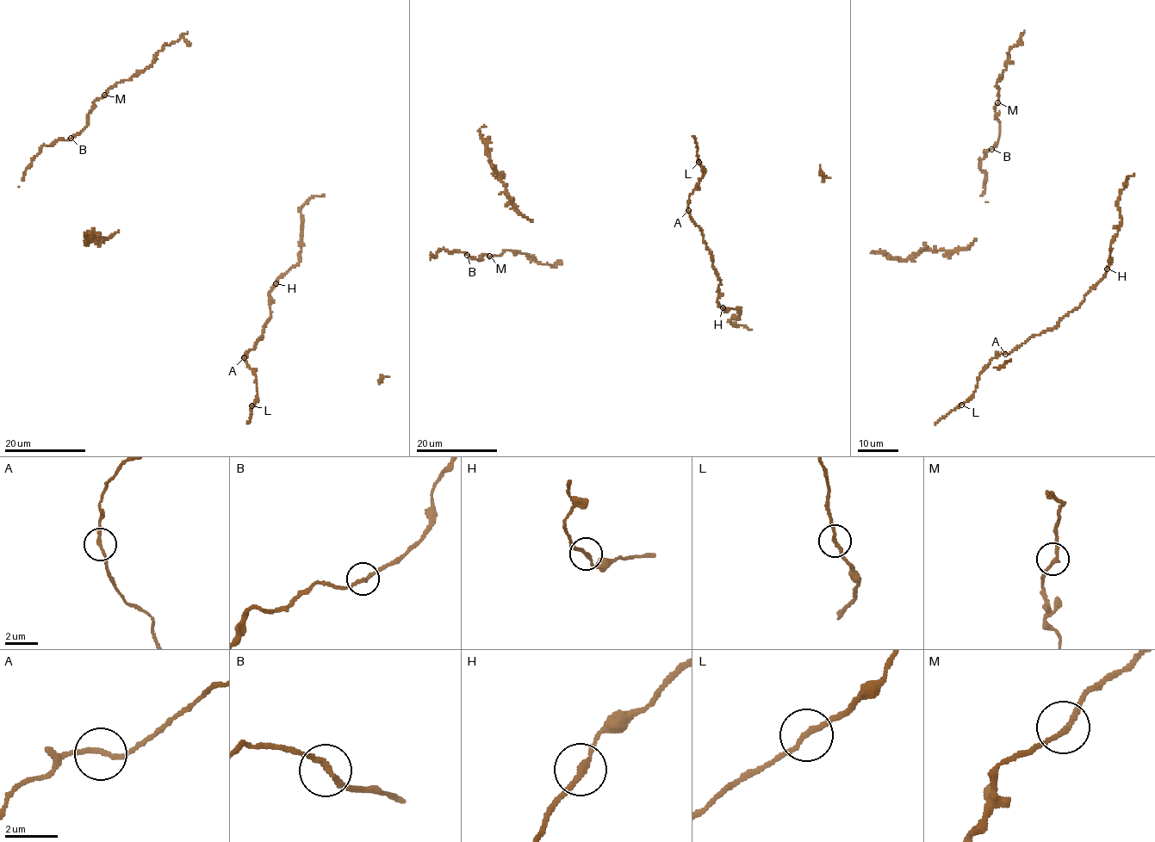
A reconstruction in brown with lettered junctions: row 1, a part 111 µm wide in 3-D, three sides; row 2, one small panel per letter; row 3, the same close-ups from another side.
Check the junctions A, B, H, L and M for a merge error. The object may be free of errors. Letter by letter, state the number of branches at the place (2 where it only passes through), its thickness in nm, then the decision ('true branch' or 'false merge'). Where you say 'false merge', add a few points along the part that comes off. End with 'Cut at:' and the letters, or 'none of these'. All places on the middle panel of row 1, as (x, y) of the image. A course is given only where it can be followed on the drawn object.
A: branches 2; calibre 180 nm; true branch
B: branches 2; calibre 200 nm; true branch
H: branches 2; calibre 200 nm; false merge; course (723, 307), (729, 311), (740, 308), (739, 320), (733, 316), (729, 321), (732, 325), (752, 330)
L: branches 2; calibre 200 nm; true branch
M: branches 2; calibre 200 nm; true branch
Cut at: H

